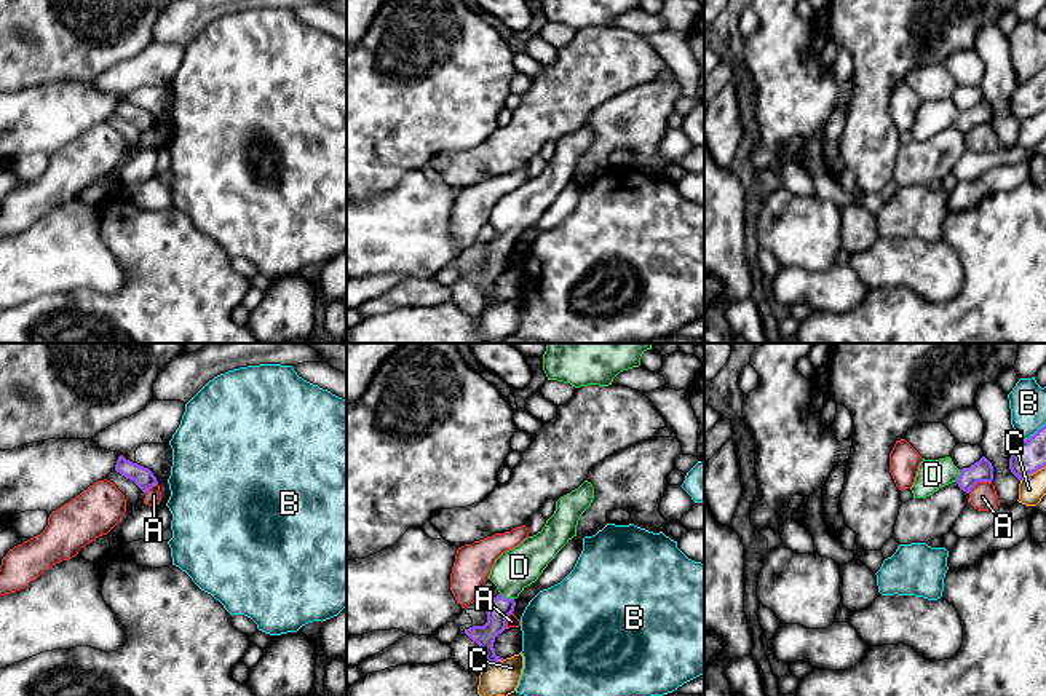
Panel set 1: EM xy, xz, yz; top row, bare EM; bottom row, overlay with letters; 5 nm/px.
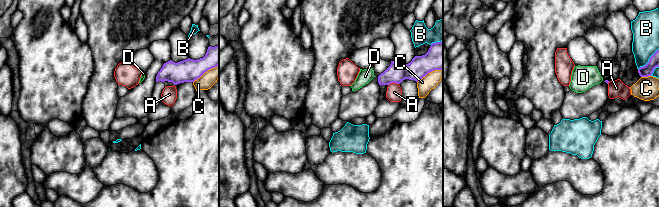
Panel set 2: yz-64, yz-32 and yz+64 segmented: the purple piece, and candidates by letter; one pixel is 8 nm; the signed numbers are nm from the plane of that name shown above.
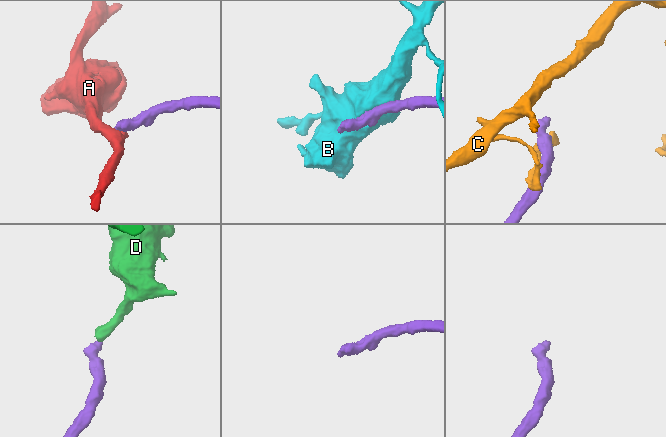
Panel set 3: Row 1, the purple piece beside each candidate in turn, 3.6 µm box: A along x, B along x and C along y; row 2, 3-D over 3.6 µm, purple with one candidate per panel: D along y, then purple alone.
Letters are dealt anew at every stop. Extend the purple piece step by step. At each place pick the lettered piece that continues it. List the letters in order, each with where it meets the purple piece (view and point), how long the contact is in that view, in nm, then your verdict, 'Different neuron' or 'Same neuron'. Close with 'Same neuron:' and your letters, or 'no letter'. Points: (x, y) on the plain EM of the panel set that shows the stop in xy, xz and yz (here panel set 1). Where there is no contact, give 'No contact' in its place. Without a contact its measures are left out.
A: Touches purple at yz (979, 123). Shared border 130 nm. Different neuron
B: Touches purple at yz (1034, 77). Shared border 160 nm. Different neuron
C: Touches purple at yz (1032, 115). Shared border 150 nm. Different neuron
D: Touches purple at xz (507, 241). Shared border 80 nm. Same neuron
Same neuron: D

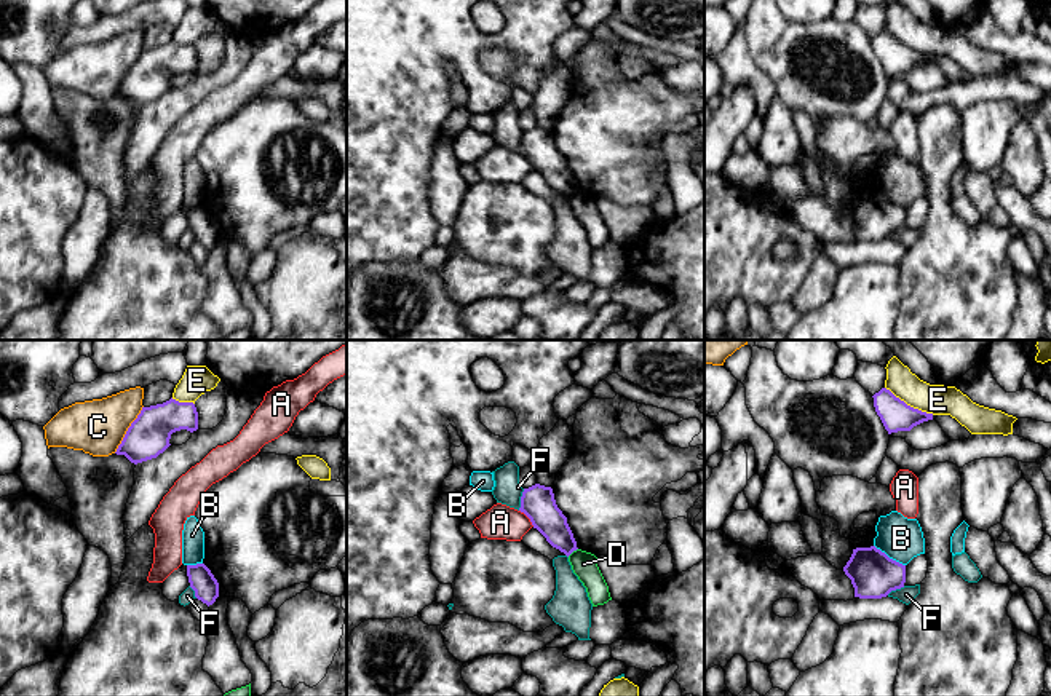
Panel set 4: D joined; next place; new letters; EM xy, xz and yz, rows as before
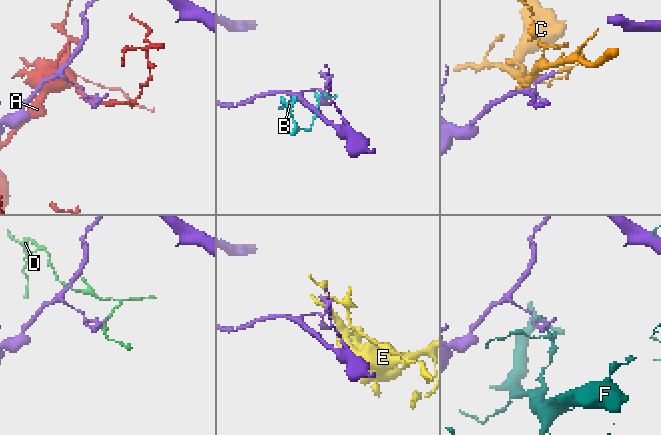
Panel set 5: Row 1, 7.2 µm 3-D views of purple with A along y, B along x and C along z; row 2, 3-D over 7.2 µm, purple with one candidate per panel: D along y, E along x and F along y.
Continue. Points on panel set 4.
A: Touches purple at xz (527, 158). Shared border 120 nm. Different neuron
B: Touches purple at yz (888, 200). Shared border 190 nm. Different neuron
C: Touches purple at xy (128, 72). Shared border 280 nm. Different neuron
D: Touches purple at xz (572, 193). Shared border 70 nm. Different neuron
E: Touches purple at yz (909, 48). Shared border 280 nm. Different neuron
F: Touches purple at xz (521, 142). Shared border 120 nm. Different neuron
Same neuron: no letter

